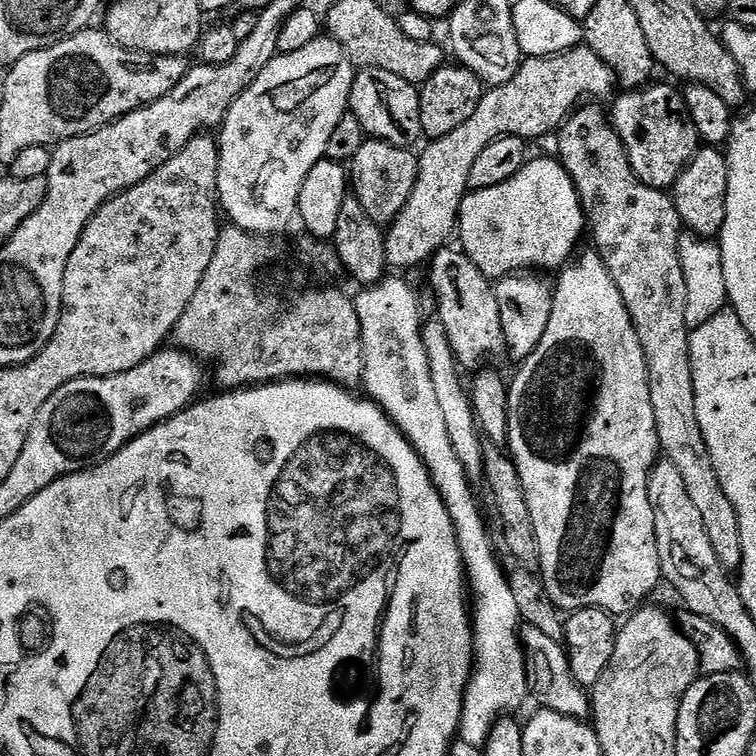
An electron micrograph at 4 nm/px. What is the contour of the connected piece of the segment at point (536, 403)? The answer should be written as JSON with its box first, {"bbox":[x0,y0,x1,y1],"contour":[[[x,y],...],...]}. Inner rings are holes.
{"bbox":[506,250,662,618],"contour":[[[589,250],[581,260],[575,260],[573,259],[559,273],[560,281],[555,281],[550,322],[546,326],[546,334],[542,334],[542,342],[538,342],[538,350],[534,350],[534,354],[530,354],[522,361],[517,367],[520,369],[517,370],[516,377],[508,384],[506,448],[515,463],[516,473],[520,476],[524,501],[526,506],[530,506],[530,519],[534,521],[534,534],[538,538],[540,555],[538,575],[544,581],[546,590],[556,607],[569,613],[577,612],[579,608],[601,608],[611,616],[624,618],[635,613],[647,601],[644,599],[662,584],[658,546],[654,534],[654,510],[648,493],[648,474],[656,465],[661,450],[658,430],[654,422],[654,406],[650,406],[650,382],[646,358],[642,354],[642,342],[638,342],[636,327],[632,325],[630,314],[622,302],[622,294],[618,294],[618,286],[614,286],[599,252]]]}

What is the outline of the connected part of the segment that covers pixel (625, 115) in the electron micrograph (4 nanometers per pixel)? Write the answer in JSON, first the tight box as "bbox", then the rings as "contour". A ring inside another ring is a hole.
{"bbox":[610,84,702,190],"contour":[[[655,84],[643,90],[628,90],[620,94],[624,96],[617,98],[612,112],[610,108],[610,123],[622,138],[636,177],[646,186],[668,190],[692,161],[702,141],[692,115],[688,113],[681,89],[671,88],[668,84]]]}

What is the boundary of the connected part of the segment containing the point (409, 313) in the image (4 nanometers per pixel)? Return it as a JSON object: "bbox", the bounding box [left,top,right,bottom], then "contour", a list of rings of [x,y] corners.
{"bbox":[355,278,529,748],"contour":[[[385,278],[378,284],[365,287],[361,296],[355,297],[358,318],[362,326],[362,342],[364,343],[364,375],[362,388],[375,403],[400,428],[400,432],[411,442],[412,448],[420,455],[425,466],[432,474],[432,481],[444,499],[448,513],[456,526],[456,537],[460,542],[460,552],[464,555],[466,582],[470,587],[470,596],[474,603],[470,608],[472,617],[472,634],[474,637],[474,671],[464,692],[464,713],[460,716],[459,739],[470,742],[470,746],[483,748],[488,743],[496,721],[505,714],[512,714],[515,708],[529,699],[528,675],[524,661],[524,646],[520,642],[522,621],[518,614],[518,601],[514,598],[514,590],[510,590],[510,582],[506,572],[500,569],[496,561],[496,552],[492,549],[492,540],[488,537],[488,528],[484,525],[484,516],[476,505],[476,496],[472,493],[473,481],[469,479],[467,470],[459,461],[454,447],[451,446],[449,431],[446,430],[446,418],[442,415],[440,403],[434,390],[434,382],[430,379],[430,366],[424,349],[422,319],[420,320],[420,304],[416,301],[416,292],[404,280]]]}

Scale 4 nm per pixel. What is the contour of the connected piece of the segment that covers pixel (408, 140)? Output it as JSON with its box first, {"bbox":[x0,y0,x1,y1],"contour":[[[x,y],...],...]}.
{"bbox":[348,69,422,149],"contour":[[[359,69],[352,83],[348,107],[350,115],[358,118],[358,122],[362,124],[365,137],[384,140],[388,144],[406,149],[416,146],[412,144],[421,143],[422,118],[417,85],[398,78],[398,74],[390,74],[390,70]]]}

